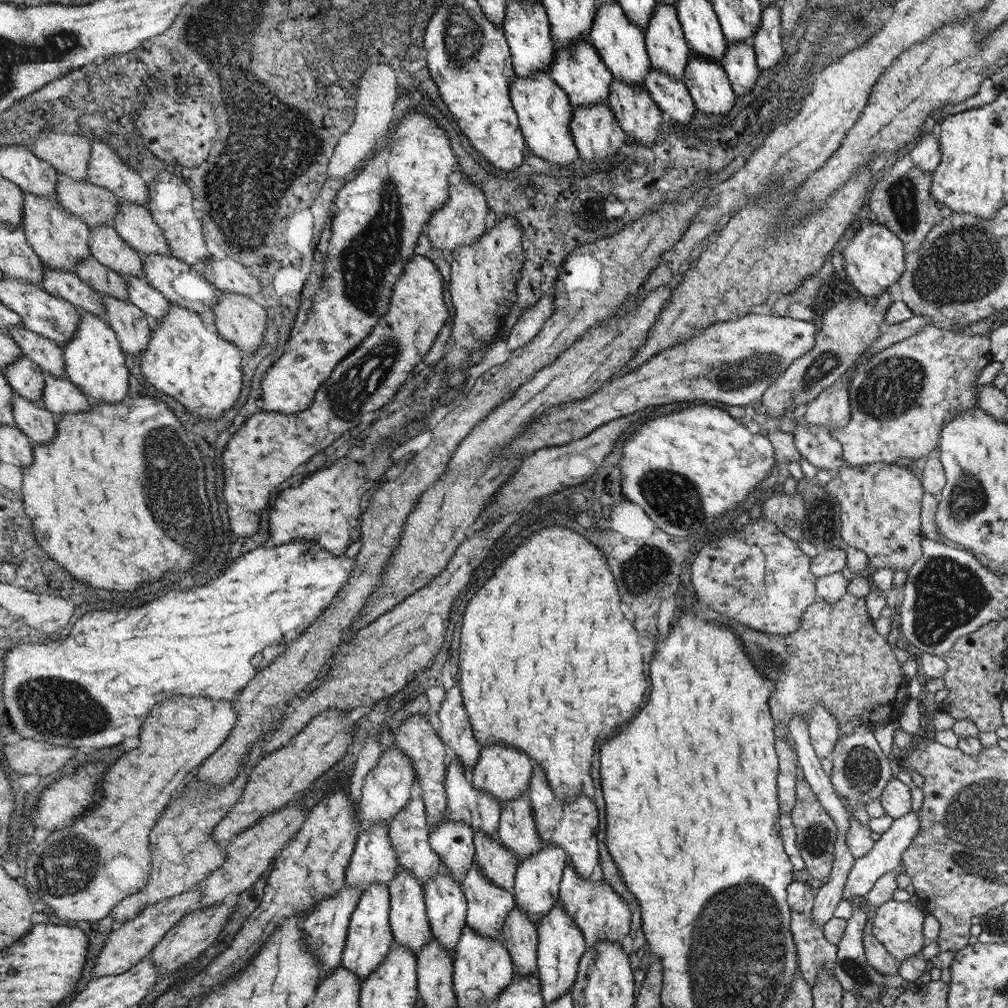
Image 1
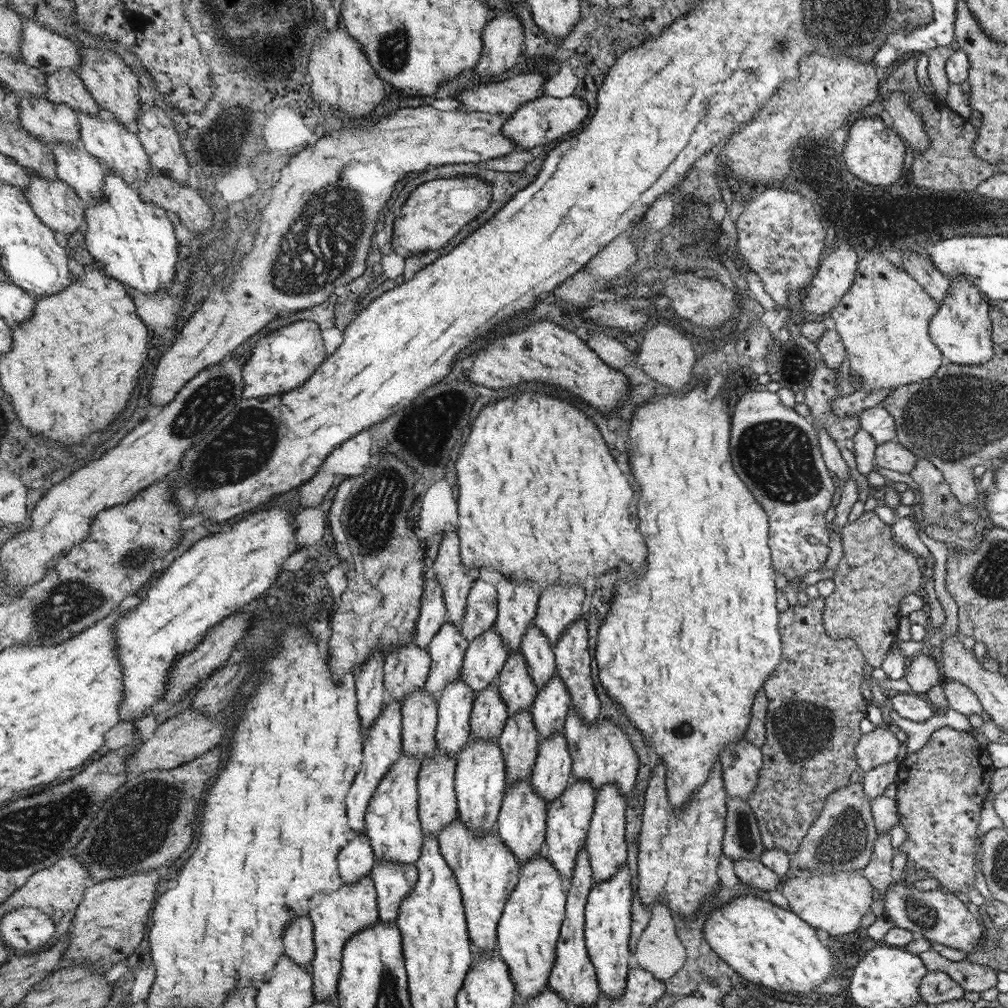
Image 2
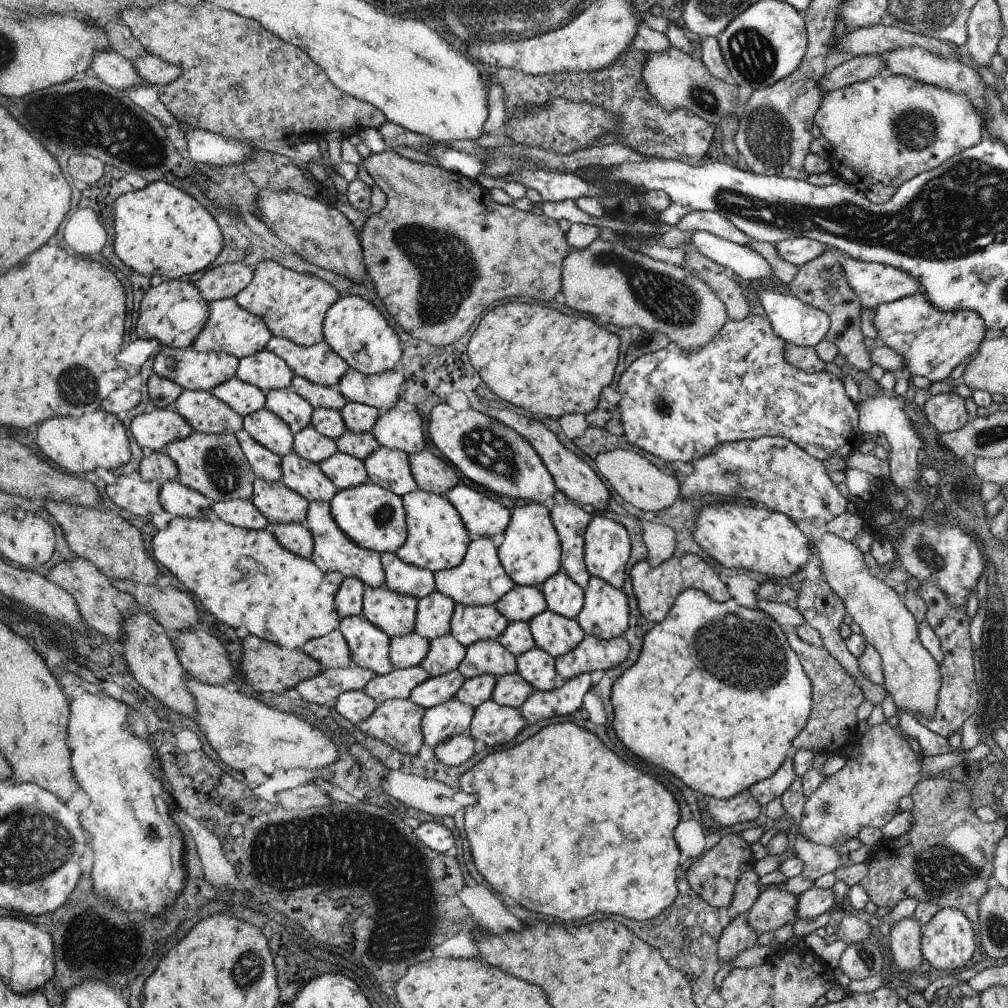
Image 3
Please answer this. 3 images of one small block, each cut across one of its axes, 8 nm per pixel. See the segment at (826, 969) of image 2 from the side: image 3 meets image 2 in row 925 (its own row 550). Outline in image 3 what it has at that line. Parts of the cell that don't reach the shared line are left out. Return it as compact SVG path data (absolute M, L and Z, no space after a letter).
M729 502L705 504L695 516L693 540L725 568L763 572L769 580L793 574L805 560L811 558L811 550L807 550L809 538L805 538L785 514L771 512L763 506L757 508Z

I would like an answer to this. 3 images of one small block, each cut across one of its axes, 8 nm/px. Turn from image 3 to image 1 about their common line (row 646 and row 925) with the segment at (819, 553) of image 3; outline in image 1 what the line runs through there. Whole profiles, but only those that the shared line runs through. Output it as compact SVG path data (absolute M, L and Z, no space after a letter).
M893 898L875 908L873 936L885 946L885 950L901 964L905 958L915 956L927 944L923 938L923 916L921 906L895 902Z

